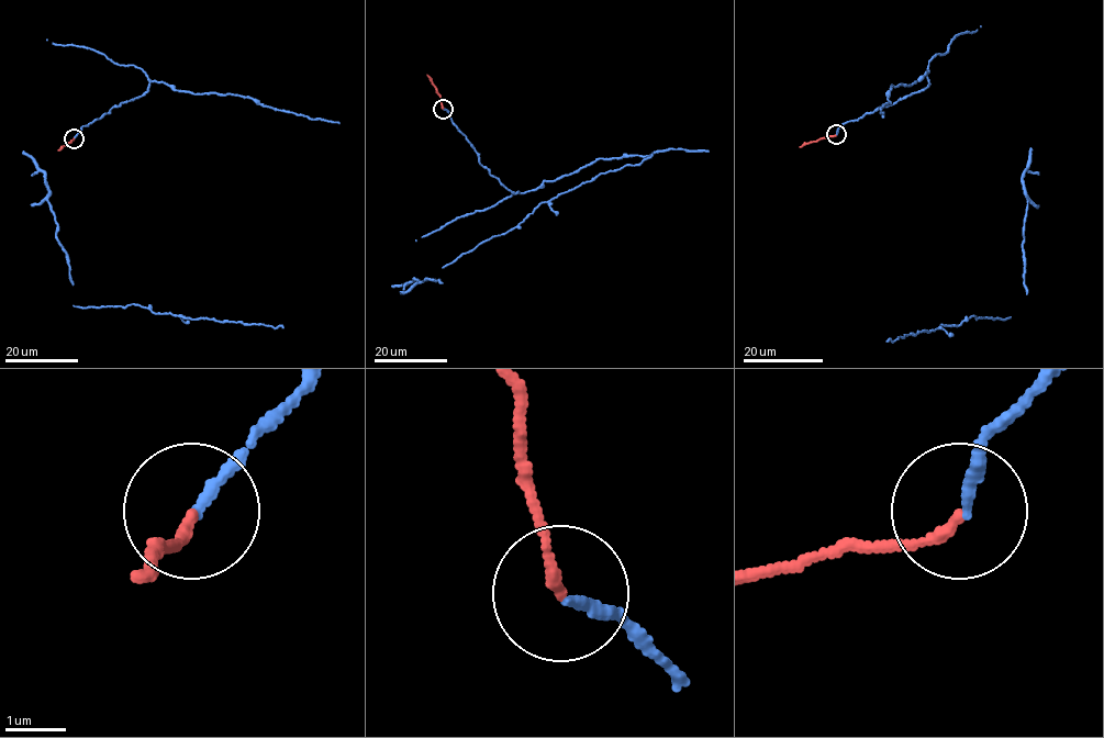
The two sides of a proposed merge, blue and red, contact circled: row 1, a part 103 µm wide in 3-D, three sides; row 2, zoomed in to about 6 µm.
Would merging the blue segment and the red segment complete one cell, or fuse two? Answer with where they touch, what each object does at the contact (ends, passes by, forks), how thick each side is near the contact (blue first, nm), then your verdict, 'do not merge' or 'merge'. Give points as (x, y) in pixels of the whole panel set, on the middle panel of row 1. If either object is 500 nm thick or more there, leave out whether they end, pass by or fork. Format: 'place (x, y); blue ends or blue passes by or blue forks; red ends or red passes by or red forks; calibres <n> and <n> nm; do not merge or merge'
place (443, 109); blue ends; red ends; calibres 180 and 160 nm; merge

